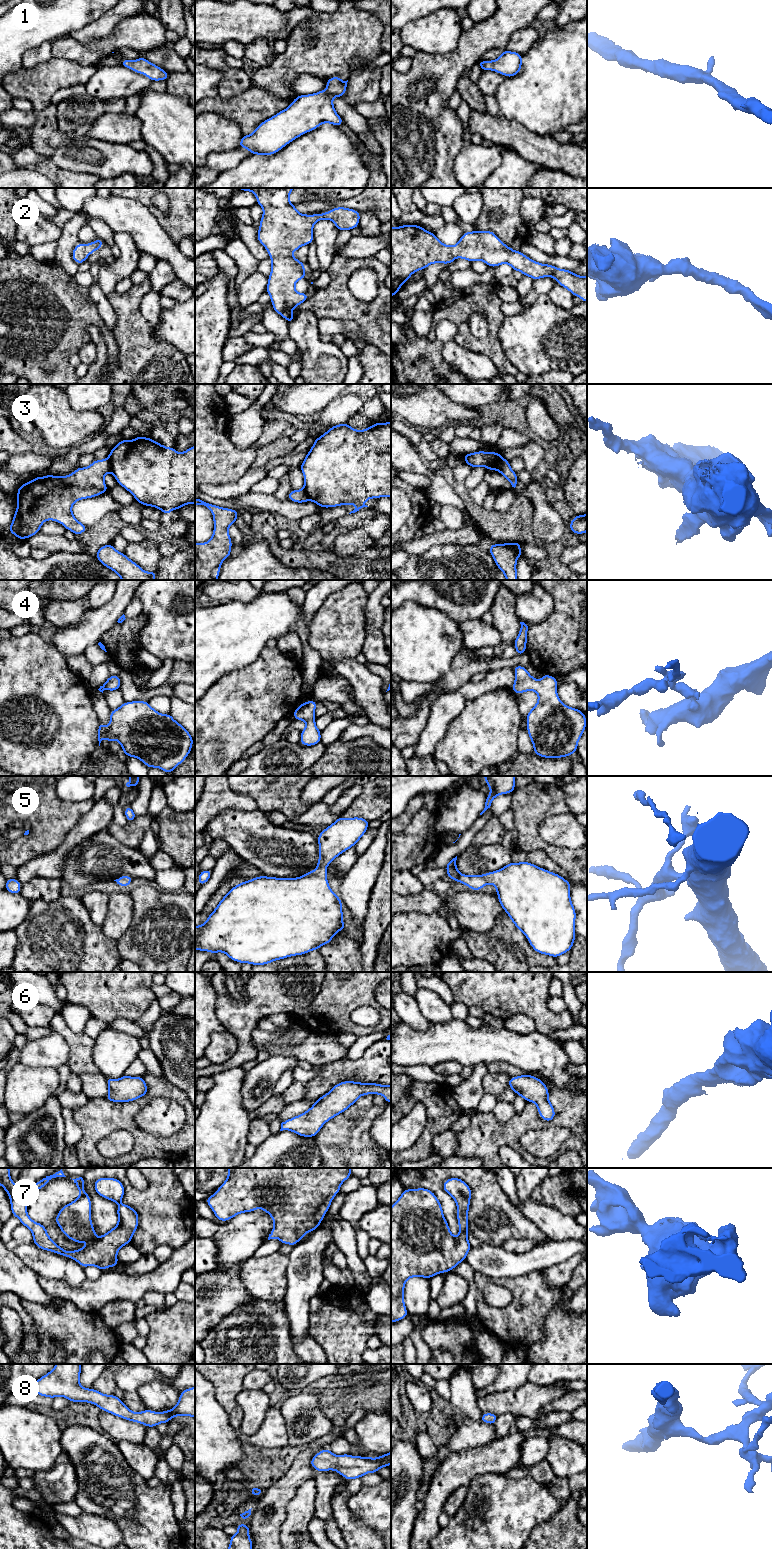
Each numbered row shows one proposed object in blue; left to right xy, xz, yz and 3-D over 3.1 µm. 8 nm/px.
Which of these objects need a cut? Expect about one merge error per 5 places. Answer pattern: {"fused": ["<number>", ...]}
{"fused": ["3"]}

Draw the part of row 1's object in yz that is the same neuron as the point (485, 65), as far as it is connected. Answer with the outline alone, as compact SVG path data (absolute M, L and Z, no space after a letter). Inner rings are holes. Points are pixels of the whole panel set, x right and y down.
M504 50L499 58L493 61L480 60L478 65L481 67L482 71L493 70L506 77L513 77L521 70L522 55L518 52Z

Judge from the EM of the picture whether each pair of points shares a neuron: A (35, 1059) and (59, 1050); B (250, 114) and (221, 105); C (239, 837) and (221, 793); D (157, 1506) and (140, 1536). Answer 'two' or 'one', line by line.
A: one
B: one
C: two
D: one

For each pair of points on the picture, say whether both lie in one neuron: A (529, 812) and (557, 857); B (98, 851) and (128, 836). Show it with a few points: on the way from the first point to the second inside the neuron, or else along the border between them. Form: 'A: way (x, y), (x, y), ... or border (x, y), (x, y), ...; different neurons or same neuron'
A: way (529, 824), (529, 832), (545, 847); same neuron
B: border (106, 827), (121, 843), (137, 850); different neurons

